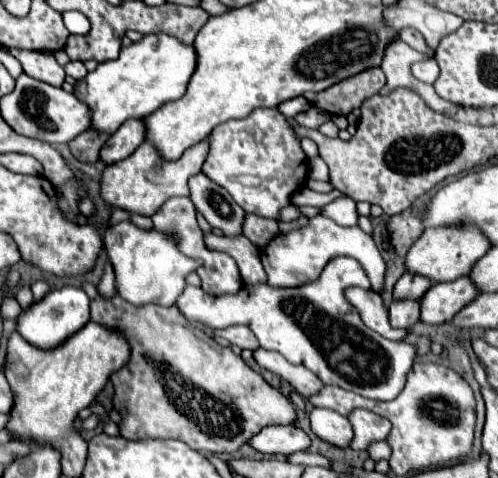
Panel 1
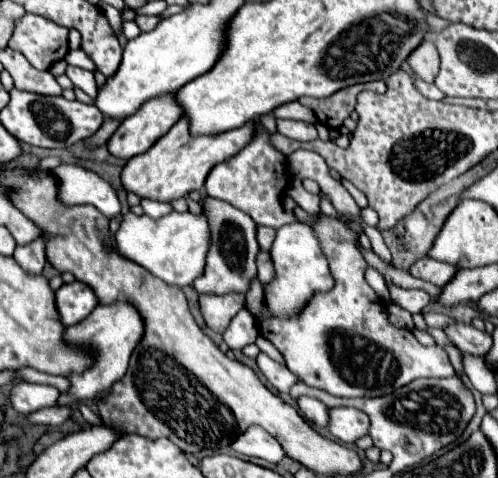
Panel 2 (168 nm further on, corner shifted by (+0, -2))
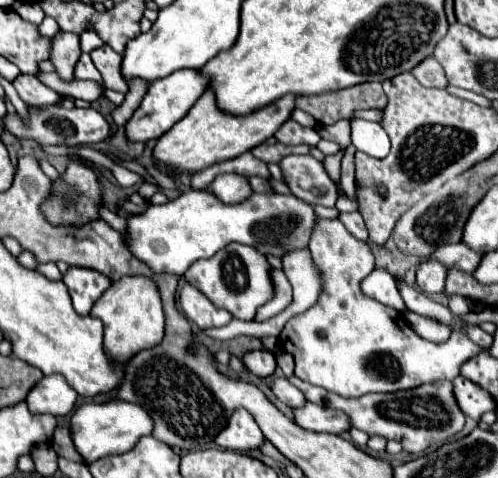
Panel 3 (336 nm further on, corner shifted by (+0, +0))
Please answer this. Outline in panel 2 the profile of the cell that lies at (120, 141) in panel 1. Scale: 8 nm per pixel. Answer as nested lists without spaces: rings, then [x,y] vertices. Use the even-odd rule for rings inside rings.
[[[176,94],[172,96],[160,96],[160,100],[150,100],[148,104],[142,104],[138,112],[124,118],[118,132],[108,140],[108,150],[124,160],[130,160],[138,154],[144,154],[158,138],[162,138],[172,124],[176,124],[180,118],[180,104],[176,104]]]

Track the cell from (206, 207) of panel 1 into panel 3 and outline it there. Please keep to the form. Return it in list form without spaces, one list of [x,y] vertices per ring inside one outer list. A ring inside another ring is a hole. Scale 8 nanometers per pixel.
[[[230,242],[214,258],[194,262],[186,270],[184,278],[188,284],[198,288],[202,294],[206,294],[216,306],[230,310],[234,318],[252,320],[258,306],[266,304],[274,294],[268,268],[270,264],[266,262],[266,256],[260,254],[256,248],[244,246],[240,242]]]

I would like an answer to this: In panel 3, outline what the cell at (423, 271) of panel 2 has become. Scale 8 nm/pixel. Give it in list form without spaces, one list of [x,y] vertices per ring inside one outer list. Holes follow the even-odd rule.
[[[462,242],[452,244],[452,246],[440,246],[430,254],[432,260],[440,262],[446,266],[446,270],[462,270],[462,272],[472,272],[476,270],[482,254],[476,254],[474,250],[468,250]]]

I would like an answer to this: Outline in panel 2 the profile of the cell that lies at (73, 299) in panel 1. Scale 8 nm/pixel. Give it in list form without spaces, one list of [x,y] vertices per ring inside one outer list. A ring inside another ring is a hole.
[[[74,280],[70,284],[62,284],[62,288],[56,292],[56,304],[58,304],[60,320],[72,326],[84,320],[96,308],[98,300],[92,288]]]

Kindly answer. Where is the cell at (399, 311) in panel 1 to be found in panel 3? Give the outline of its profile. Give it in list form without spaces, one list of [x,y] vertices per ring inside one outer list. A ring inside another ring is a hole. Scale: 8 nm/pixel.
[[[422,260],[416,272],[416,284],[422,292],[426,294],[440,294],[444,292],[444,280],[446,280],[446,270],[440,266],[440,262],[432,260]]]

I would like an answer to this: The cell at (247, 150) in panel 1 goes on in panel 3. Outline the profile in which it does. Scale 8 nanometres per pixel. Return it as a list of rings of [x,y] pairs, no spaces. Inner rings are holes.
[[[220,174],[212,180],[208,190],[224,204],[236,204],[236,202],[240,204],[254,194],[250,178],[242,174]]]

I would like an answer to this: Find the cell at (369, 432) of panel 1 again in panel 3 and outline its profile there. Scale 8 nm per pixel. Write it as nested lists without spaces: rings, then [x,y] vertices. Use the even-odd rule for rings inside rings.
[[[306,404],[300,410],[294,410],[296,424],[300,424],[306,430],[314,432],[328,432],[328,434],[344,434],[350,430],[350,418],[342,410],[334,410],[328,406],[318,404]]]

